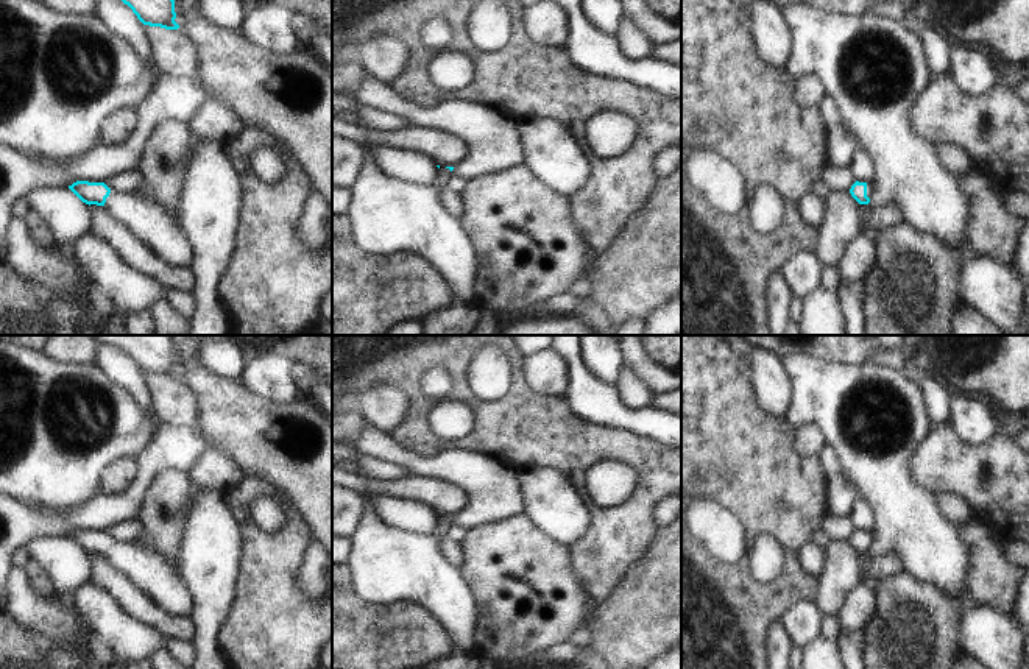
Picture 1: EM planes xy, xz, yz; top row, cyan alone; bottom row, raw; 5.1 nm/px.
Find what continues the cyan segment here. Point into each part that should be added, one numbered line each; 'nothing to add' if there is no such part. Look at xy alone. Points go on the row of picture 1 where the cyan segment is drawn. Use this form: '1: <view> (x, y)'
1: xy (152, 223)

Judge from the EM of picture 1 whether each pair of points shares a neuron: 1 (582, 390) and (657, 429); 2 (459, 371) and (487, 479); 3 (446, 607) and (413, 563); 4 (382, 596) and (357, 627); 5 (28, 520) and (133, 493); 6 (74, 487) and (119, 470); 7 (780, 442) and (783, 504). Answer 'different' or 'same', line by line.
1: same
2: different
3: same
4: different
5: same
6: different
7: same

